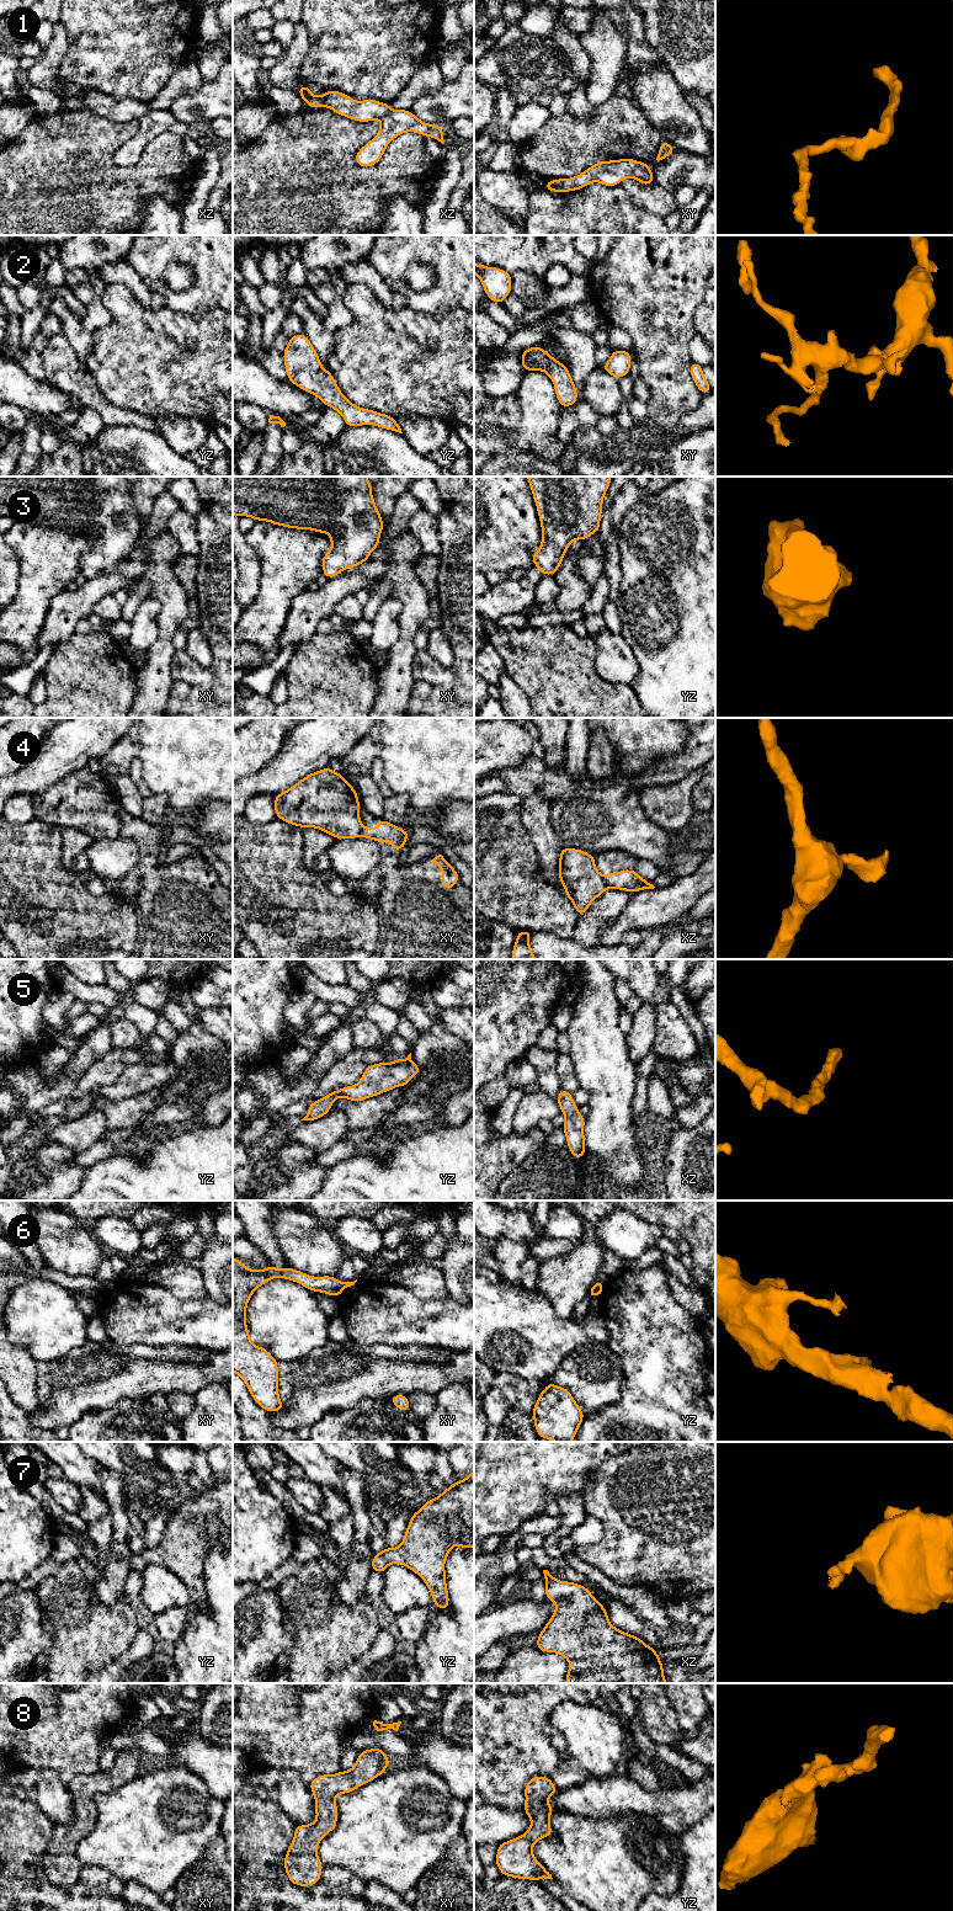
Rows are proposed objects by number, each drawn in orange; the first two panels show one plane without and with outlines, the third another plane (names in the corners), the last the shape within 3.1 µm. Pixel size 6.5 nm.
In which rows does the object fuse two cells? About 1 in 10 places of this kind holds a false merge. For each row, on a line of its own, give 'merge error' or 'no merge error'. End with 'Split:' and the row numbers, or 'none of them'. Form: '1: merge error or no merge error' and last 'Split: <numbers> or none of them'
1: no merge error
2: no merge error
3: no merge error
4: merge error
5: no merge error
6: merge error
7: no merge error
8: no merge error
Split: 4, 6

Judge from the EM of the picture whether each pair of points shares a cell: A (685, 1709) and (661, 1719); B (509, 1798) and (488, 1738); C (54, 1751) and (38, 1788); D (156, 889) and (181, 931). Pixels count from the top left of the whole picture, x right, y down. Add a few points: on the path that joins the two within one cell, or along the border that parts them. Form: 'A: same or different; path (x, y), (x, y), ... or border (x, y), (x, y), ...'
A: different; border (666, 1696), (676, 1713), (680, 1736), (693, 1738)
B: same; path (501, 1783), (495, 1752)
C: different; border (24, 1767), (52, 1768), (67, 1786)
D: same; path (177, 883), (202, 895), (192, 914)

